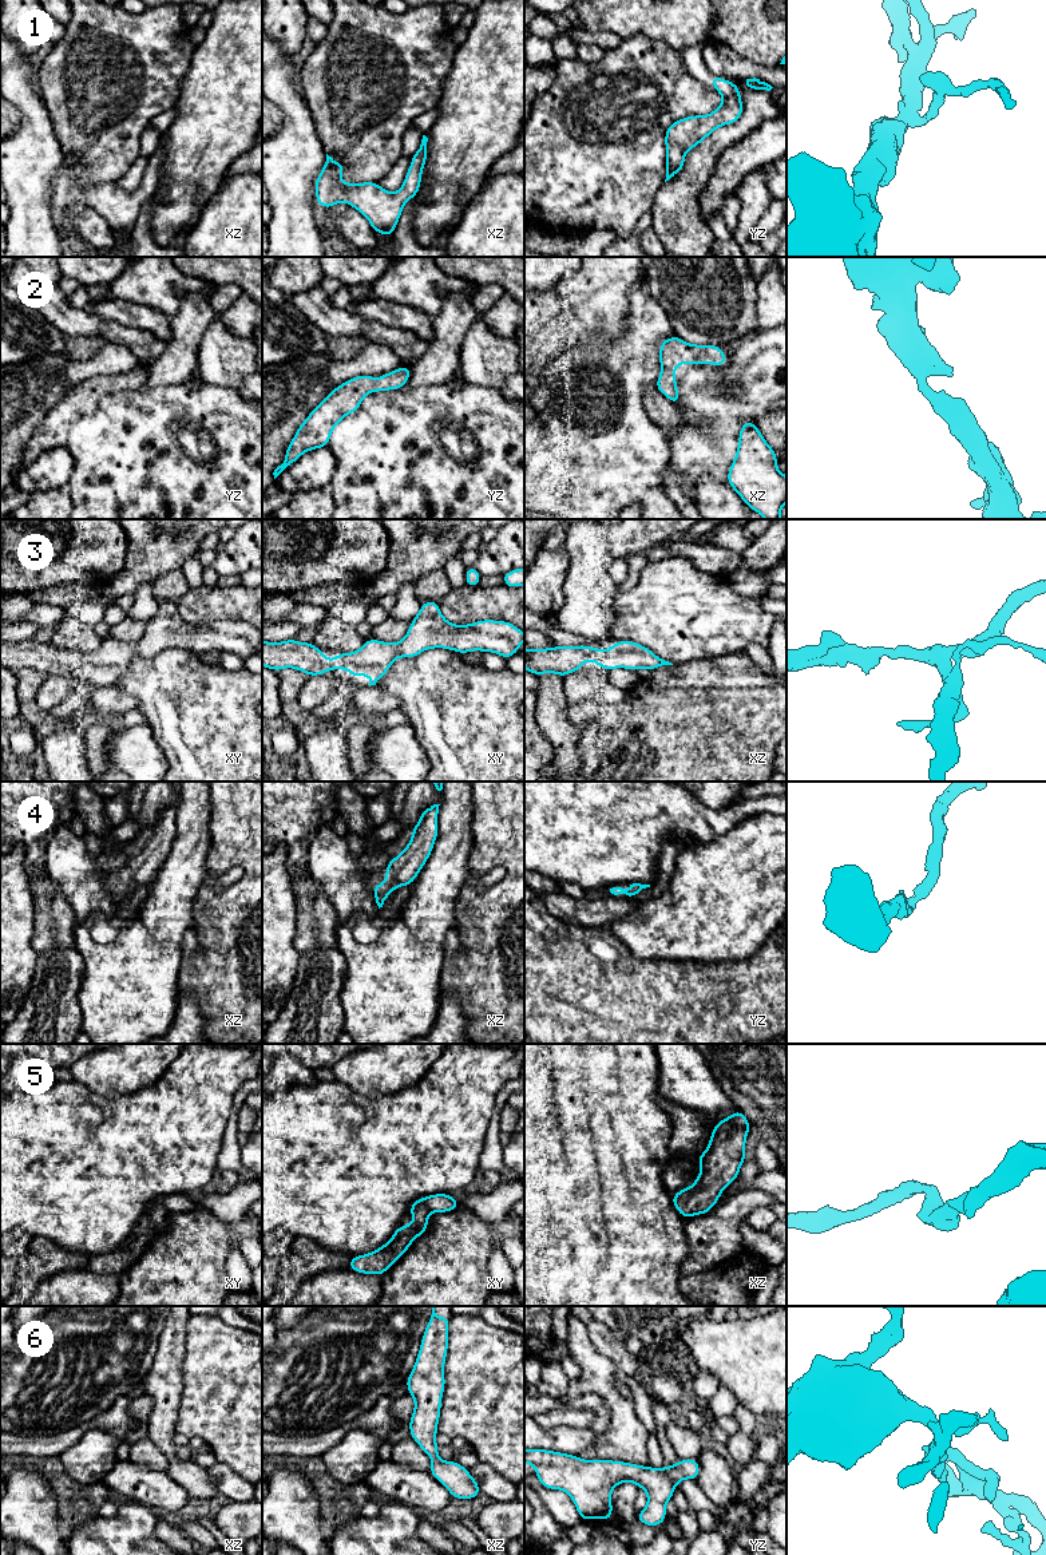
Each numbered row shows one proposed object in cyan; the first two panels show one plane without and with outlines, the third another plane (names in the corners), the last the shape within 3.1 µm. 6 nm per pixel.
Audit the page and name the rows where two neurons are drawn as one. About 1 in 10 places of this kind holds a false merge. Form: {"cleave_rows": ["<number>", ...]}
{"cleave_rows": []}

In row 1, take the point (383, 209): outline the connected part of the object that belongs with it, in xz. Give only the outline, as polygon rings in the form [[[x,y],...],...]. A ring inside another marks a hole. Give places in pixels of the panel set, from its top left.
[[[423,135],[419,150],[412,155],[404,183],[396,193],[384,190],[377,182],[356,185],[340,182],[338,178],[346,165],[337,163],[326,154],[324,167],[314,181],[317,203],[321,207],[330,209],[344,201],[368,218],[373,232],[379,232],[383,236],[393,236],[405,202],[419,193],[423,167],[428,157],[427,142],[428,138]]]

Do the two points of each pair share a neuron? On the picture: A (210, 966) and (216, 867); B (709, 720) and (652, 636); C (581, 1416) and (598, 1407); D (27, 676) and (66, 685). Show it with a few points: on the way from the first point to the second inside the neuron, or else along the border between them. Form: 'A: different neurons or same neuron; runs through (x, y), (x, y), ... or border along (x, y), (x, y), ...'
A: same neuron; runs through (224, 942), (224, 907), (213, 897), (213, 891)
B: different neurons; border along (704, 659), (673, 664)
C: different neurons; border along (569, 1405), (594, 1413), (589, 1427)
D: different neurons; border along (47, 676), (36, 693), (36, 701), (46, 711)

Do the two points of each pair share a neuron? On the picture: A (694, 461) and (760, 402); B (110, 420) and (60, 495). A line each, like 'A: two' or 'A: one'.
A: one
B: two

